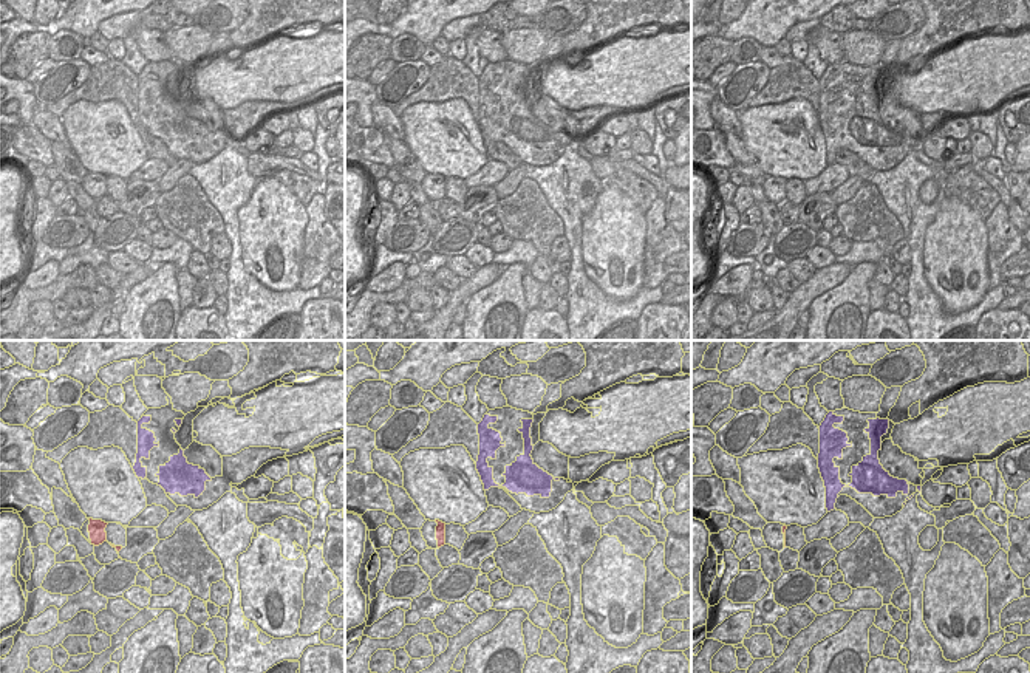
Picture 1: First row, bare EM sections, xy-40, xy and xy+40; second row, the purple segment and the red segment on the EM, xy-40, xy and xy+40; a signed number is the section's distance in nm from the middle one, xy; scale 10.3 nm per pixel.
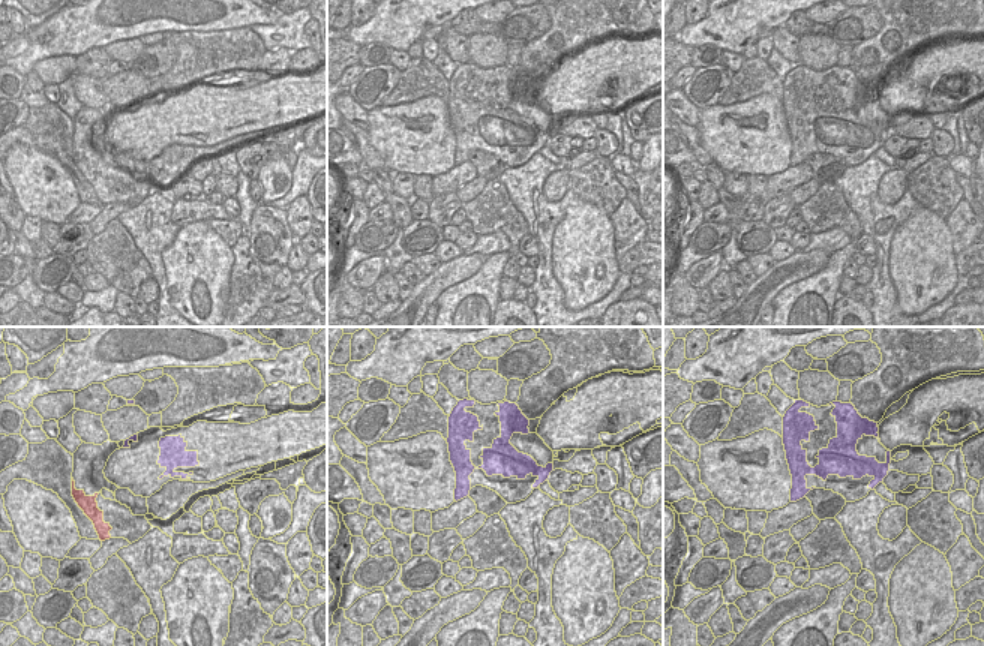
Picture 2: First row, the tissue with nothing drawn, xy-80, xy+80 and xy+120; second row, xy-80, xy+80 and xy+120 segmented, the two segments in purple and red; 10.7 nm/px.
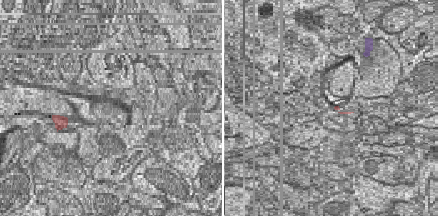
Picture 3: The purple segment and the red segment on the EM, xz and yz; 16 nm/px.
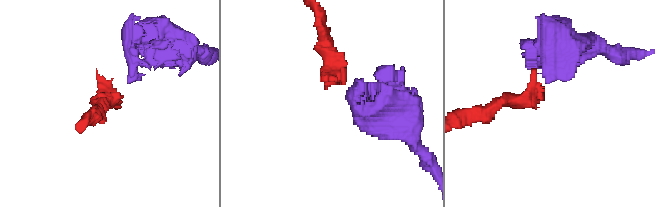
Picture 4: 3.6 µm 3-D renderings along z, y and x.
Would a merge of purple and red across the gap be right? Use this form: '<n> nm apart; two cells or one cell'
460 nm apart; one cell

